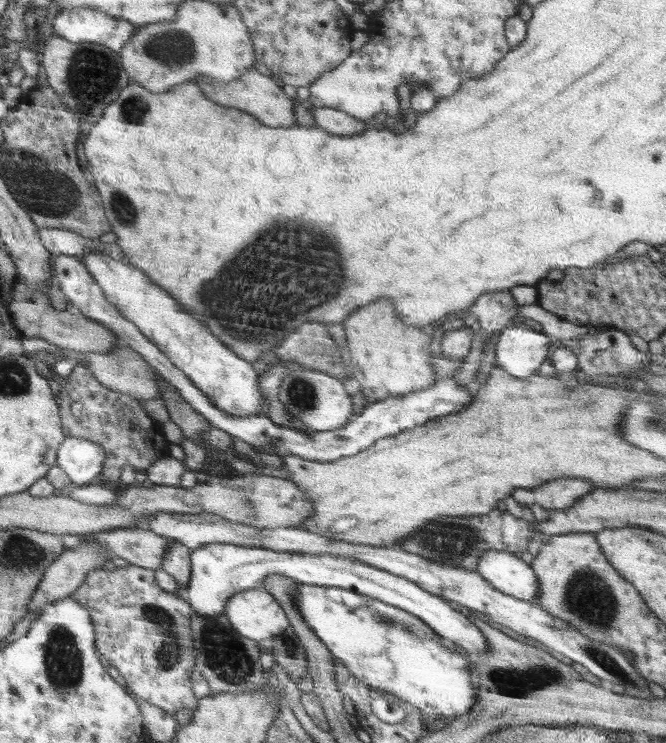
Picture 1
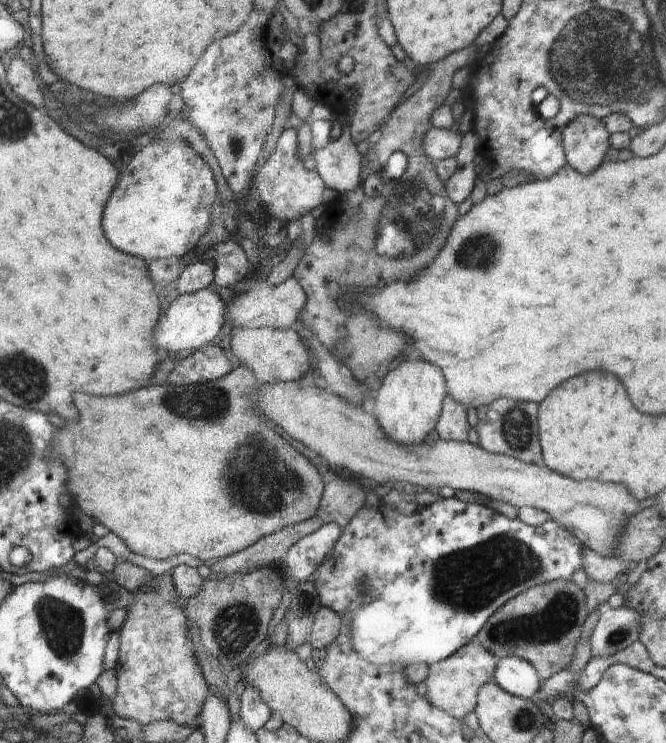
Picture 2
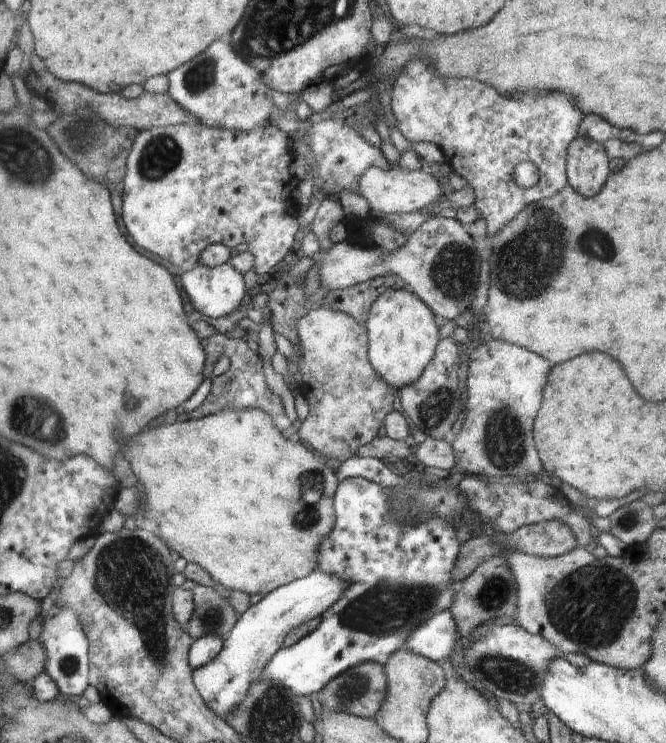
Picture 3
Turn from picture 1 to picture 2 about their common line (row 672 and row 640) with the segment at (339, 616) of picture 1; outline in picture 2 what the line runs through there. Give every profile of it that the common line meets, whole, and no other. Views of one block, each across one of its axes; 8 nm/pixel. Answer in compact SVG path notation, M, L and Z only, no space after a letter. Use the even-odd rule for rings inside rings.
M442 497L431 505L417 509L412 516L405 516L395 505L381 501L381 506L377 510L371 506L364 506L357 515L353 514L346 531L338 537L332 552L320 564L318 580L314 584L320 595L322 606L335 610L336 614L342 618L344 616L349 618L348 624L351 628L351 641L354 650L363 659L377 665L395 663L405 668L409 664L431 665L434 662L440 663L442 659L448 659L450 655L454 655L460 648L475 640L487 621L509 600L514 599L524 591L528 591L530 587L557 580L572 581L572 574L583 568L583 564L584 544L569 529L559 525L558 521L552 518L540 526L529 525L518 517L510 519L501 515L488 505L467 503L457 497Z

